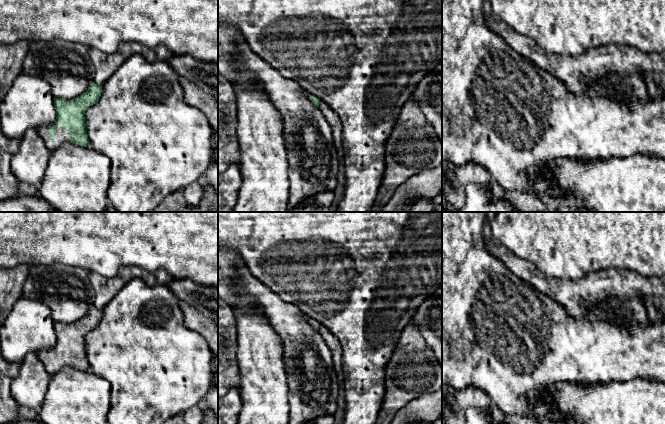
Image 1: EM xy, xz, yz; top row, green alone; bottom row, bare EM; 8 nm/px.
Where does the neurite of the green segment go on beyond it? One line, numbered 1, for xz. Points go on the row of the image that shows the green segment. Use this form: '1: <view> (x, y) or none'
1: none

